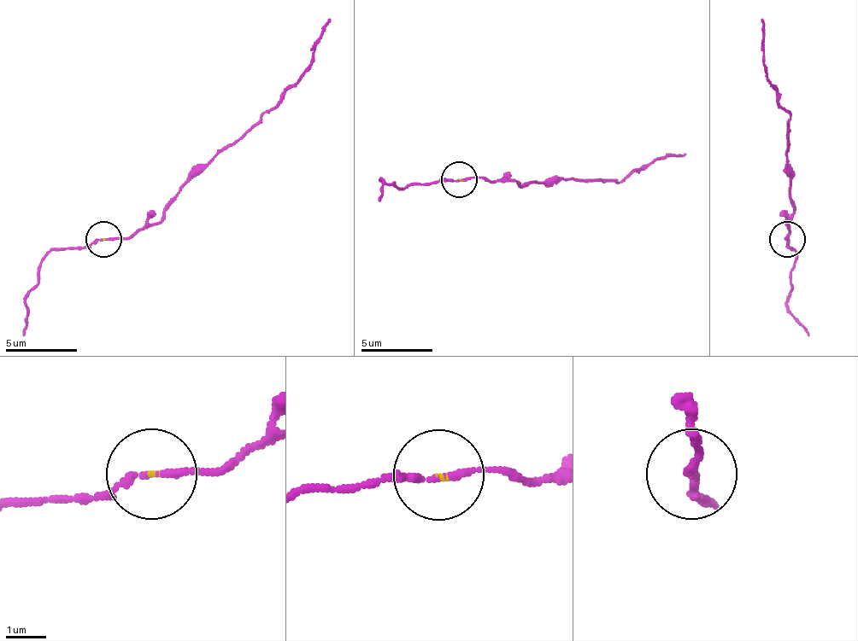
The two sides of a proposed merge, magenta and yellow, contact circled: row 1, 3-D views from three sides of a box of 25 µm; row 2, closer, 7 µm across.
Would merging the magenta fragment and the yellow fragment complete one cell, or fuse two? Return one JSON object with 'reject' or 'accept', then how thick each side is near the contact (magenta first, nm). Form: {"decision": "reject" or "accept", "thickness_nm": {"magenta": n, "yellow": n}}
{"decision": "reject", "thickness_nm": {"magenta": 160, "yellow": 70}}

